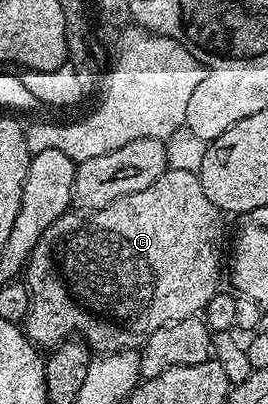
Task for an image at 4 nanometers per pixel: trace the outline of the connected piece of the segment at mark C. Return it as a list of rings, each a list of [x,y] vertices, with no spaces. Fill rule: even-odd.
[[[169,168],[159,179],[151,182],[151,186],[135,190],[135,194],[123,194],[123,198],[115,198],[115,202],[111,202],[111,206],[103,206],[103,210],[84,214],[77,210],[66,212],[55,222],[51,222],[47,230],[43,230],[43,238],[35,242],[35,250],[31,250],[28,260],[25,261],[23,283],[29,289],[29,312],[23,321],[25,335],[38,349],[53,350],[74,334],[80,334],[94,353],[108,354],[124,352],[126,349],[140,349],[145,339],[155,334],[155,330],[204,313],[207,302],[211,302],[211,298],[219,290],[217,279],[221,276],[221,247],[225,244],[225,220],[226,217],[213,205],[211,198],[203,194],[200,175],[175,168]]]

